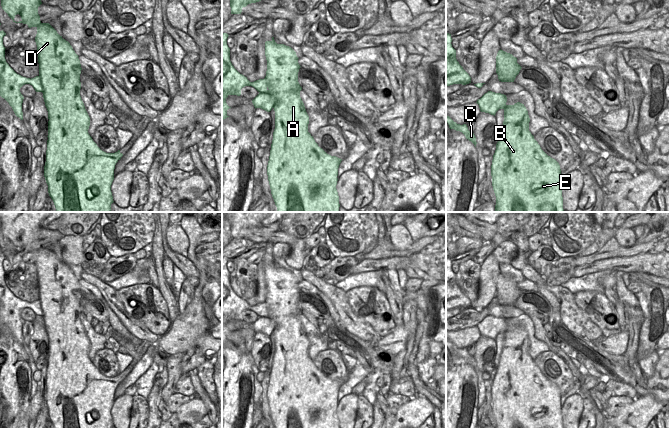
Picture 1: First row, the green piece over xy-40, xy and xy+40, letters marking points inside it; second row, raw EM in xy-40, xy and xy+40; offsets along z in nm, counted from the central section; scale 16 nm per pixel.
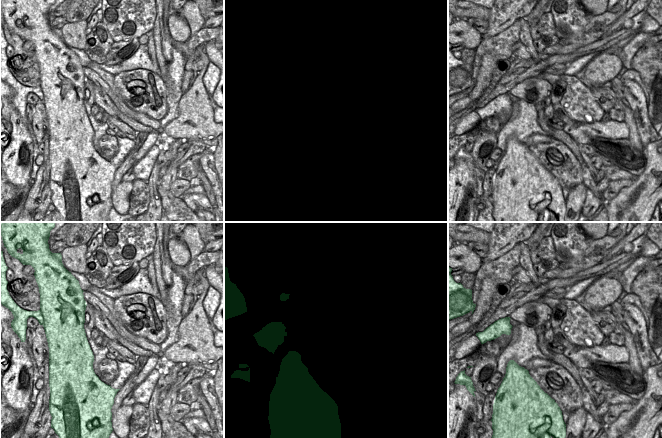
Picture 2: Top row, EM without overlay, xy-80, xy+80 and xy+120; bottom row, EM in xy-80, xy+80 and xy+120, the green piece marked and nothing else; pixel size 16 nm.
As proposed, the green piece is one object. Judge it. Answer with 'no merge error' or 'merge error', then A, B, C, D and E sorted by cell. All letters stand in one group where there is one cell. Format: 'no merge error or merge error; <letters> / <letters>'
merge error; A B D E / C

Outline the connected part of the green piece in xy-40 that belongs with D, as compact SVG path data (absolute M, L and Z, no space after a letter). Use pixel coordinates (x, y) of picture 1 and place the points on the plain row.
M0 212L2 233L13 246L27 248L29 252L37 252L35 266L38 276L39 299L35 303L31 303L28 308L32 309L36 316L43 317L48 335L48 364L44 390L48 417L54 428L112 428L114 425L111 409L114 404L114 393L123 378L120 374L115 377L102 375L88 357L90 341L80 320L82 292L79 280L70 267L63 263L49 247L40 245L38 238L38 231L42 228L41 223L49 215L50 212Z

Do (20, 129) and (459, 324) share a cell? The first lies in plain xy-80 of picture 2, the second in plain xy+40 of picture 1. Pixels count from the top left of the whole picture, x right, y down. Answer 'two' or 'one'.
two

